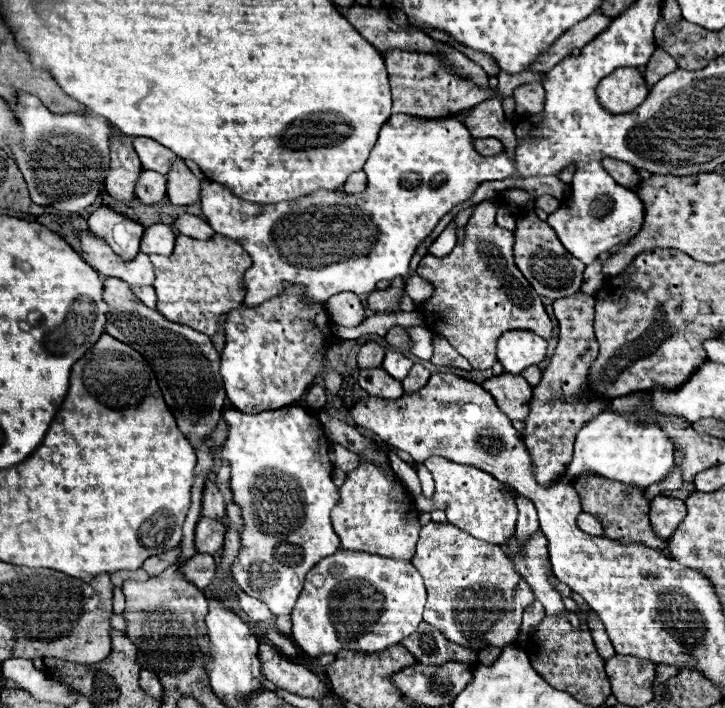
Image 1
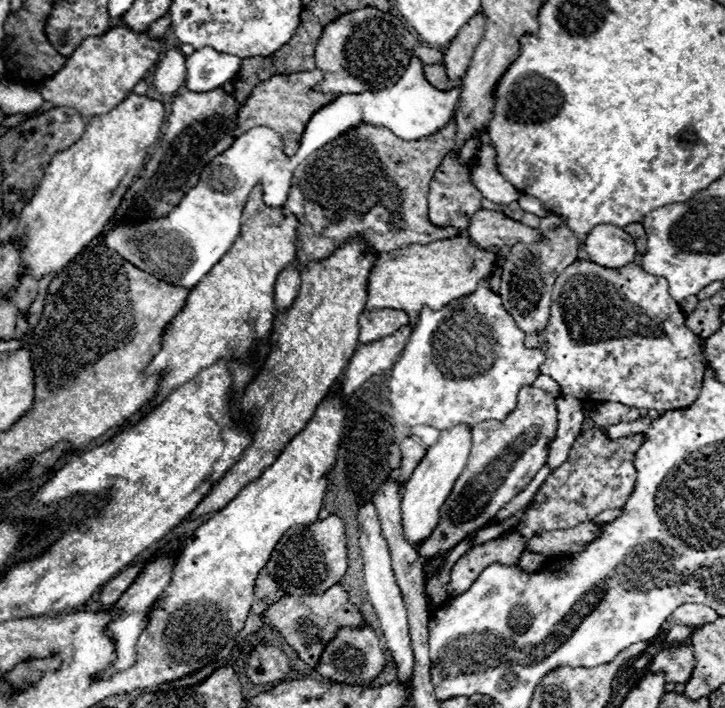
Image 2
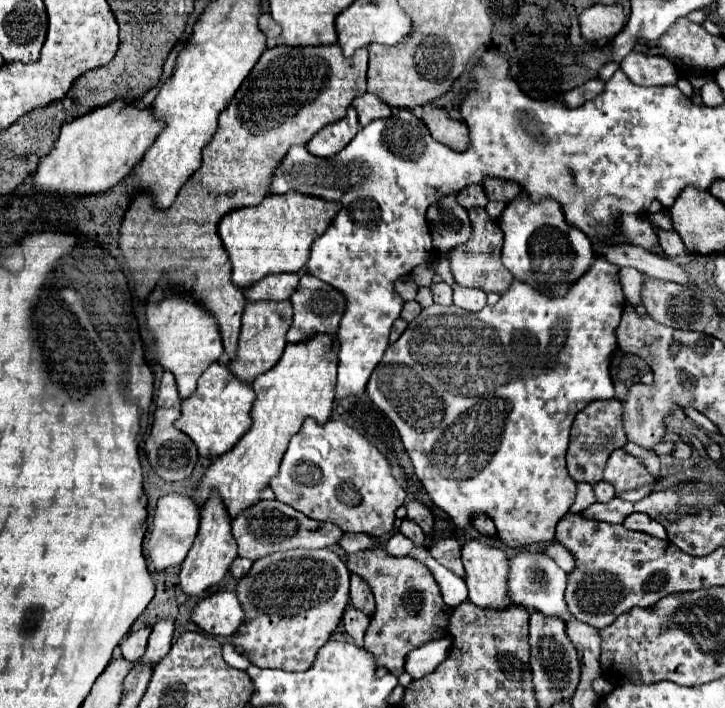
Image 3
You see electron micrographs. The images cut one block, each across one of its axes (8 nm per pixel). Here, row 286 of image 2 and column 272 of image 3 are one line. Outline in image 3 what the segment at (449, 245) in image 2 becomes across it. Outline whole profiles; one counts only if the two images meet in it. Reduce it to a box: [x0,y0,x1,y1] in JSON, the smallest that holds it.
[194,334,338,518]

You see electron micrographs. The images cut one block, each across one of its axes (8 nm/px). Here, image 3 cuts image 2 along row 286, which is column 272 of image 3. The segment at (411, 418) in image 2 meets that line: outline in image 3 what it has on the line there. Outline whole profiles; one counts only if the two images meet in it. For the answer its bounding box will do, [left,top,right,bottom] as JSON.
[270,418,406,538]

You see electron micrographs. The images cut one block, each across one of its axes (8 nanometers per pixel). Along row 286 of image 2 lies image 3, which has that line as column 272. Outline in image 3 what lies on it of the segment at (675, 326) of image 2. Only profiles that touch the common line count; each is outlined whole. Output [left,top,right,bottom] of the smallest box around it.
[232,548,350,672]

